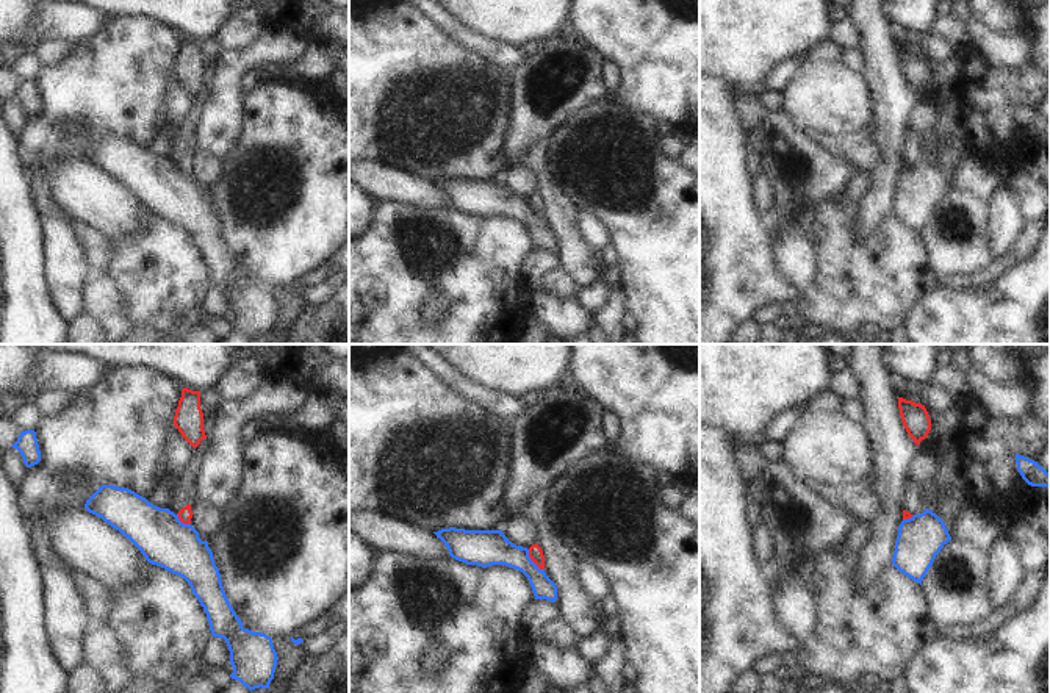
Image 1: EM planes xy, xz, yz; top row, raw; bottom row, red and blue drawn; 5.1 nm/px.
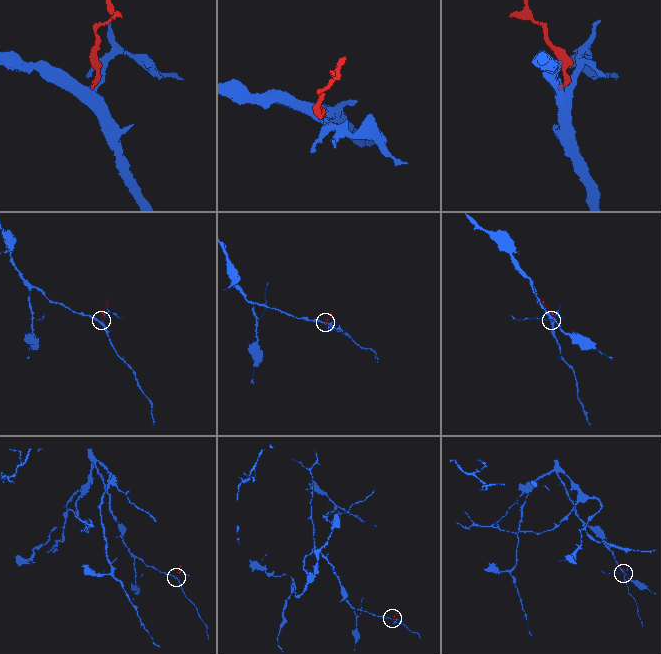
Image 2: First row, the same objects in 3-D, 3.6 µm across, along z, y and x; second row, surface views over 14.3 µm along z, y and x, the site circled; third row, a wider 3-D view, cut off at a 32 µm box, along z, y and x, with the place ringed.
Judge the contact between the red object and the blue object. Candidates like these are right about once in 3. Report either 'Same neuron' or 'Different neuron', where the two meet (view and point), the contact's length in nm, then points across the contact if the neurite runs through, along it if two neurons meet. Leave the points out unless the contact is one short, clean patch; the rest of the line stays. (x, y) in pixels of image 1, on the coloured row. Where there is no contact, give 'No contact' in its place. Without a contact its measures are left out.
Different neuron. Touches red at xz (532, 560). Shared border 140 nm. Boundary: xz (528, 549), (528, 556), (543, 570)

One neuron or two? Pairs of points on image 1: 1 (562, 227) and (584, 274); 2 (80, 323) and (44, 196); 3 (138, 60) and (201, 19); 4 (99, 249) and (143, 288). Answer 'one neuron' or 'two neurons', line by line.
1: one neuron
2: two neurons
3: two neurons
4: two neurons

